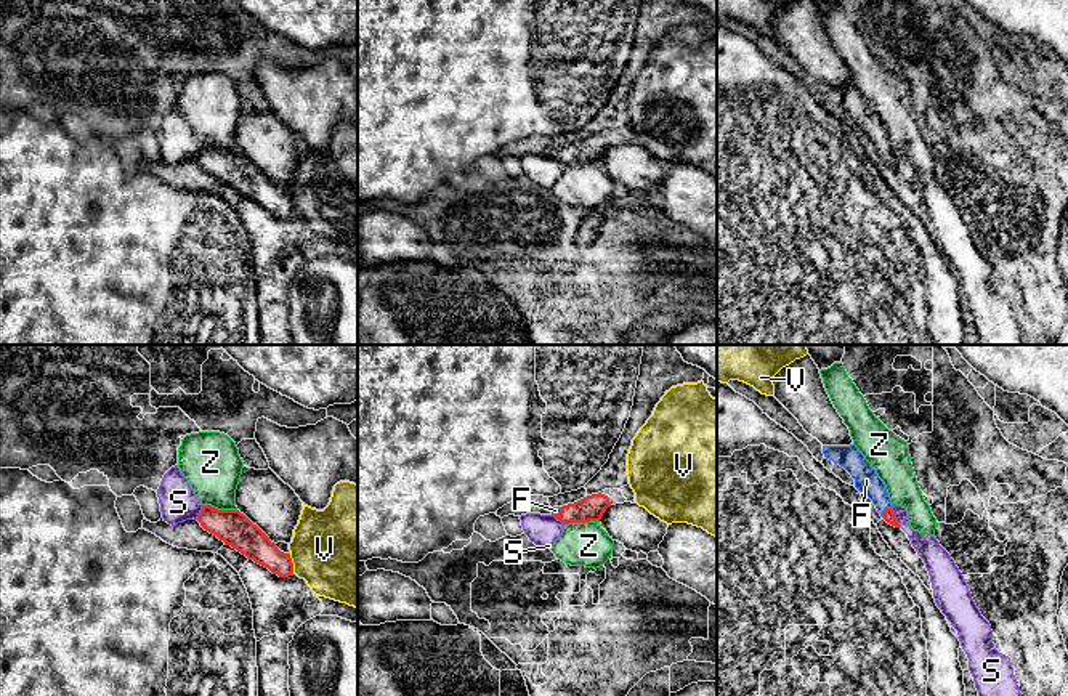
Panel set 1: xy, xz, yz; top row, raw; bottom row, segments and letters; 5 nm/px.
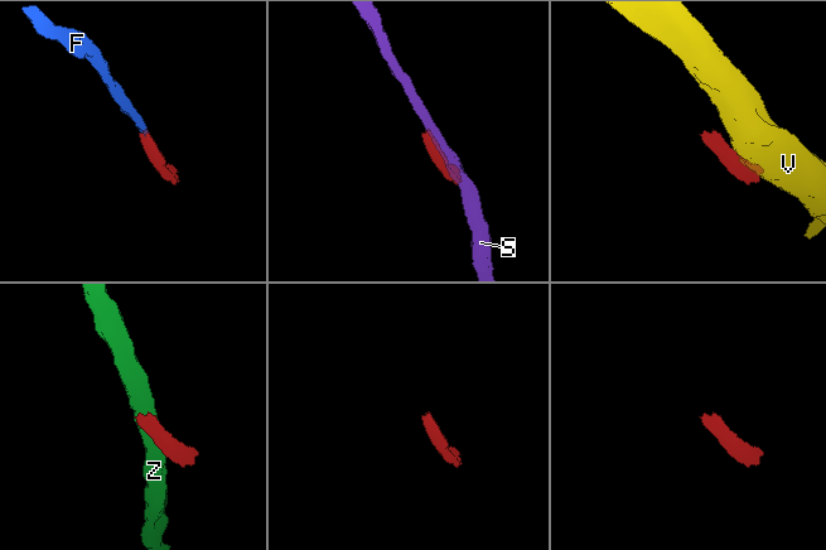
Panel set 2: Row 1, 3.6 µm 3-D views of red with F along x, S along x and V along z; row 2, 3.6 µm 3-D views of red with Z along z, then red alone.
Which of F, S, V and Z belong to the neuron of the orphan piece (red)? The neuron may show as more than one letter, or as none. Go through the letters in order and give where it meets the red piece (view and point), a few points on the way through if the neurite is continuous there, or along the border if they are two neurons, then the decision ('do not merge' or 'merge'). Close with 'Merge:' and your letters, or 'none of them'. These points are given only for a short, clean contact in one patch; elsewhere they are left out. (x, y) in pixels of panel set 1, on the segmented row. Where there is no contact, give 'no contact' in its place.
F: meets red in yz at (885, 510); runs through yz (889, 515), (885, 510), (877, 493), (866, 480); merge
S: meets red in yz at (894, 517); border along yz (890, 507), (900, 526); do not merge
V: meets red in xy at (292, 563); do not merge
Z: meets red in xy at (220, 510); do not merge
Merge: F

